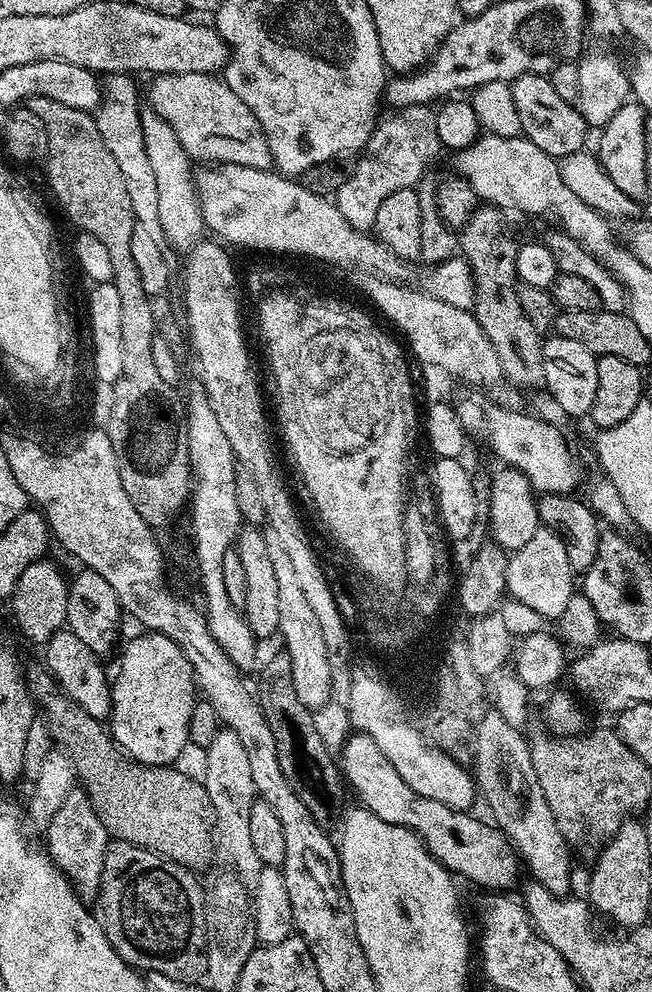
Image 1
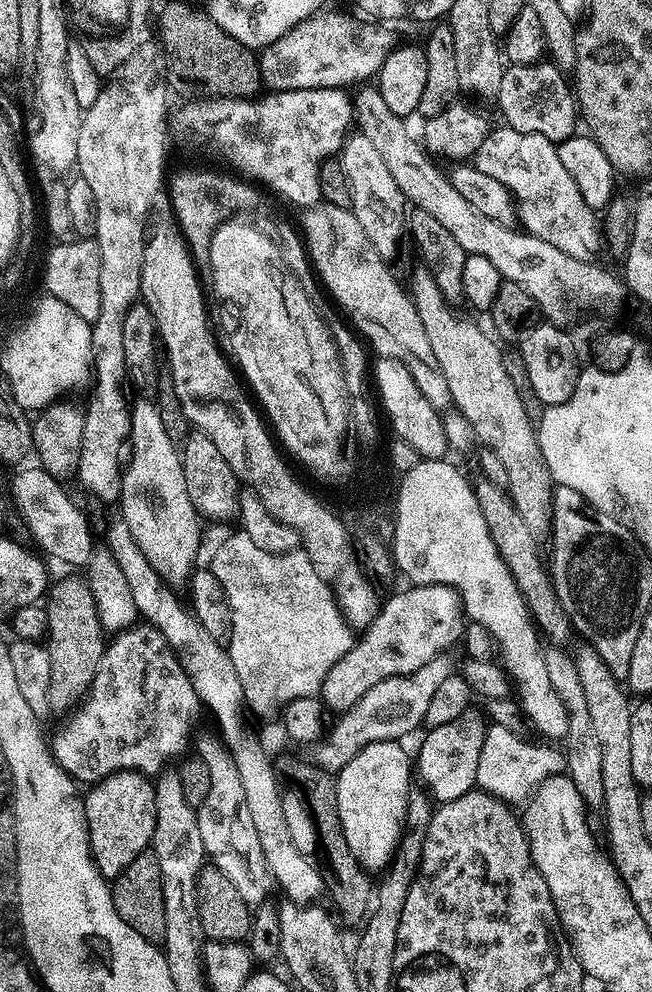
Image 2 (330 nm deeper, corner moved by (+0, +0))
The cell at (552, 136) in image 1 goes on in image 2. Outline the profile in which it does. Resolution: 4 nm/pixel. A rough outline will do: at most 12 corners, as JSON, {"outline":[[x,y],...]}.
{"outline":[[551,62],[505,67],[503,123],[553,142],[578,128],[565,73]]}

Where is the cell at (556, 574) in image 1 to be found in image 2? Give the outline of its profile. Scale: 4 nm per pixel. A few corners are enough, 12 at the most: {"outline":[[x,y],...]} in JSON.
{"outline":[[448,654],[370,686],[315,749],[338,773],[366,746],[421,727]]}

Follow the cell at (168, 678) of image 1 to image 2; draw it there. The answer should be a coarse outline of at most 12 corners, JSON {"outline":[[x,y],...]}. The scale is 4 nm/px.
{"outline":[[105,776],[83,801],[92,857],[111,882],[149,851],[156,785]]}

